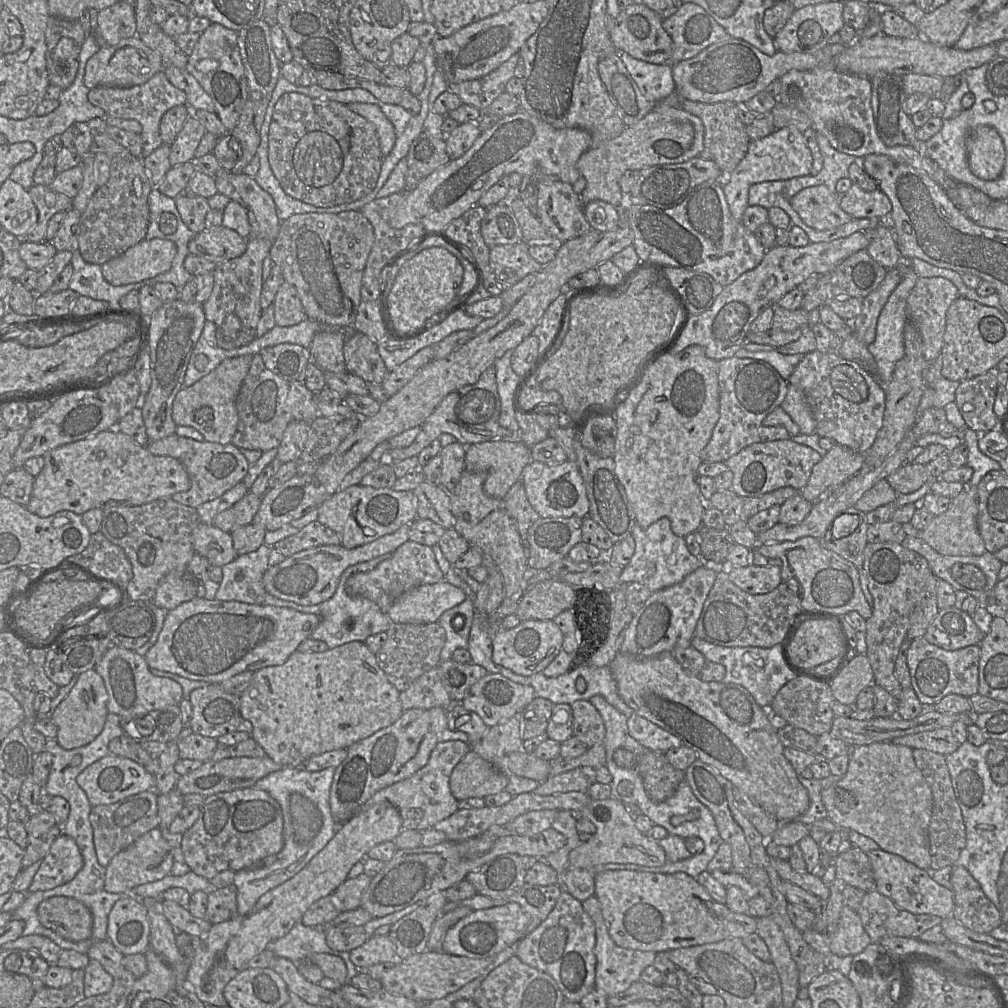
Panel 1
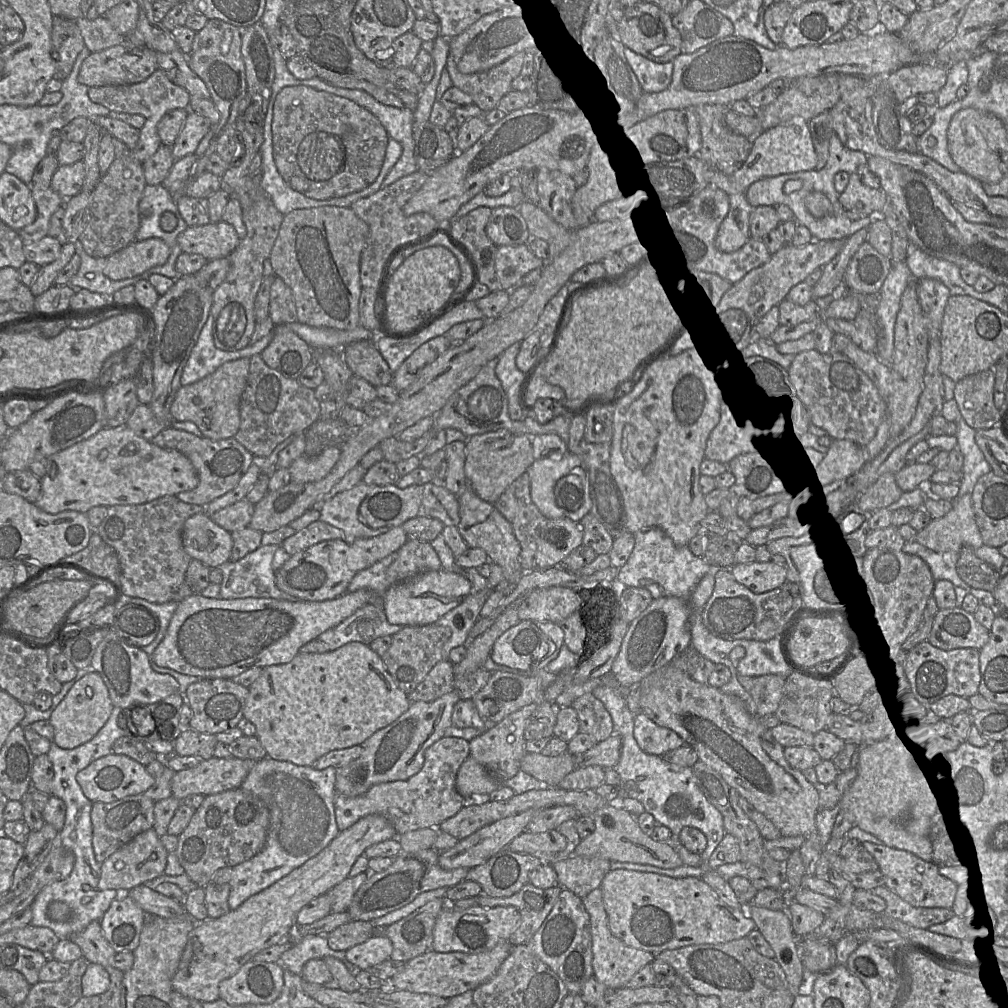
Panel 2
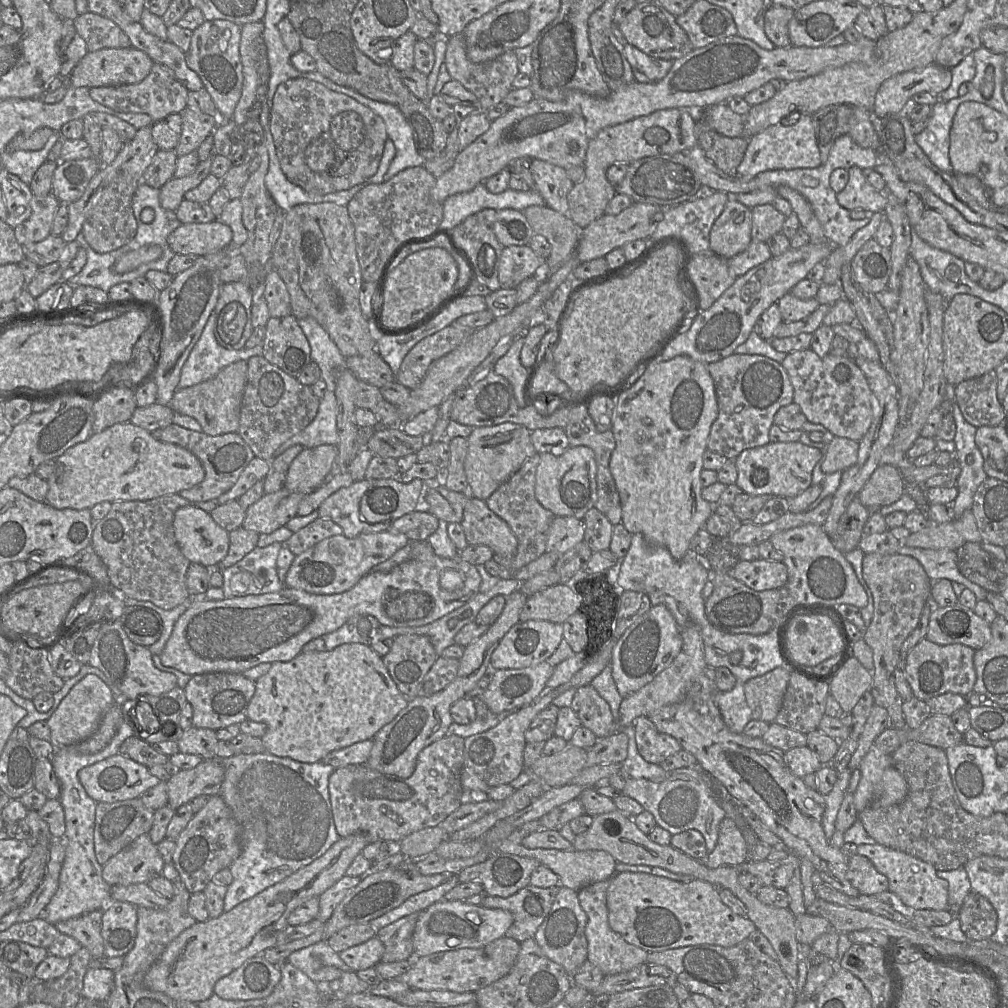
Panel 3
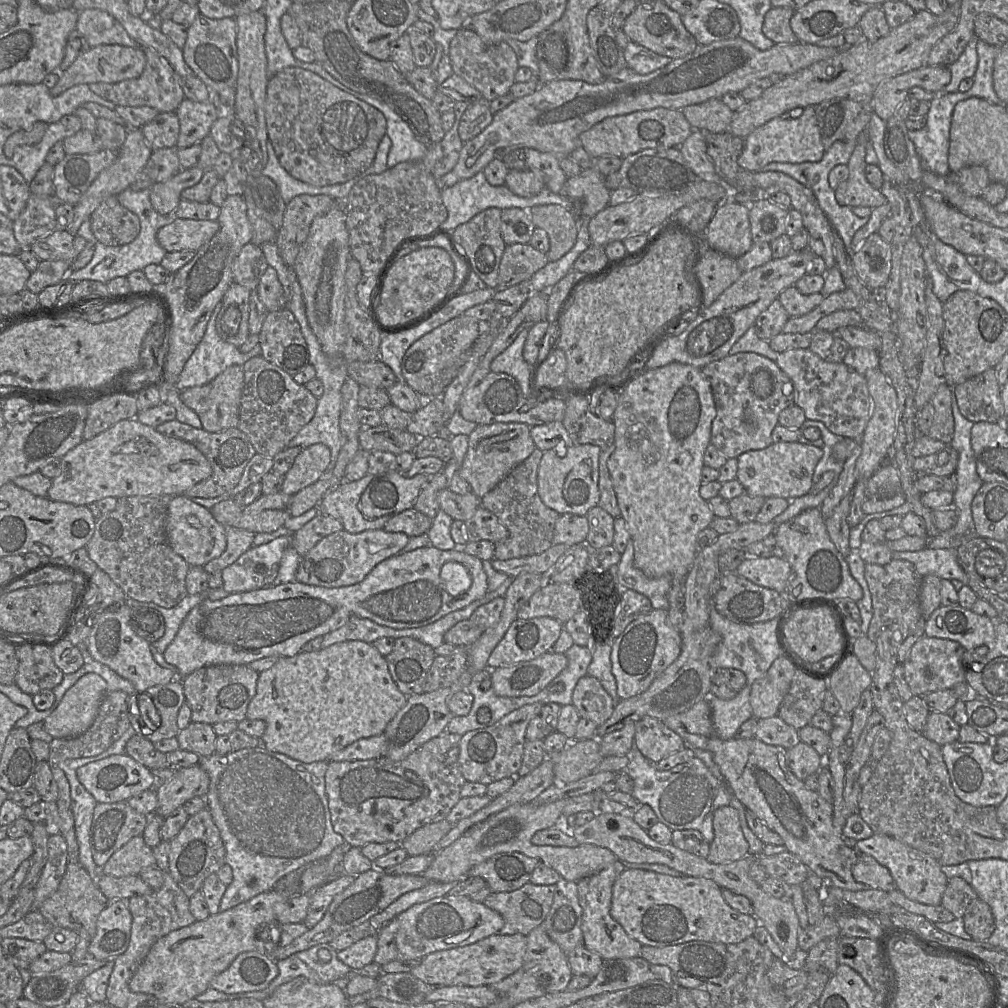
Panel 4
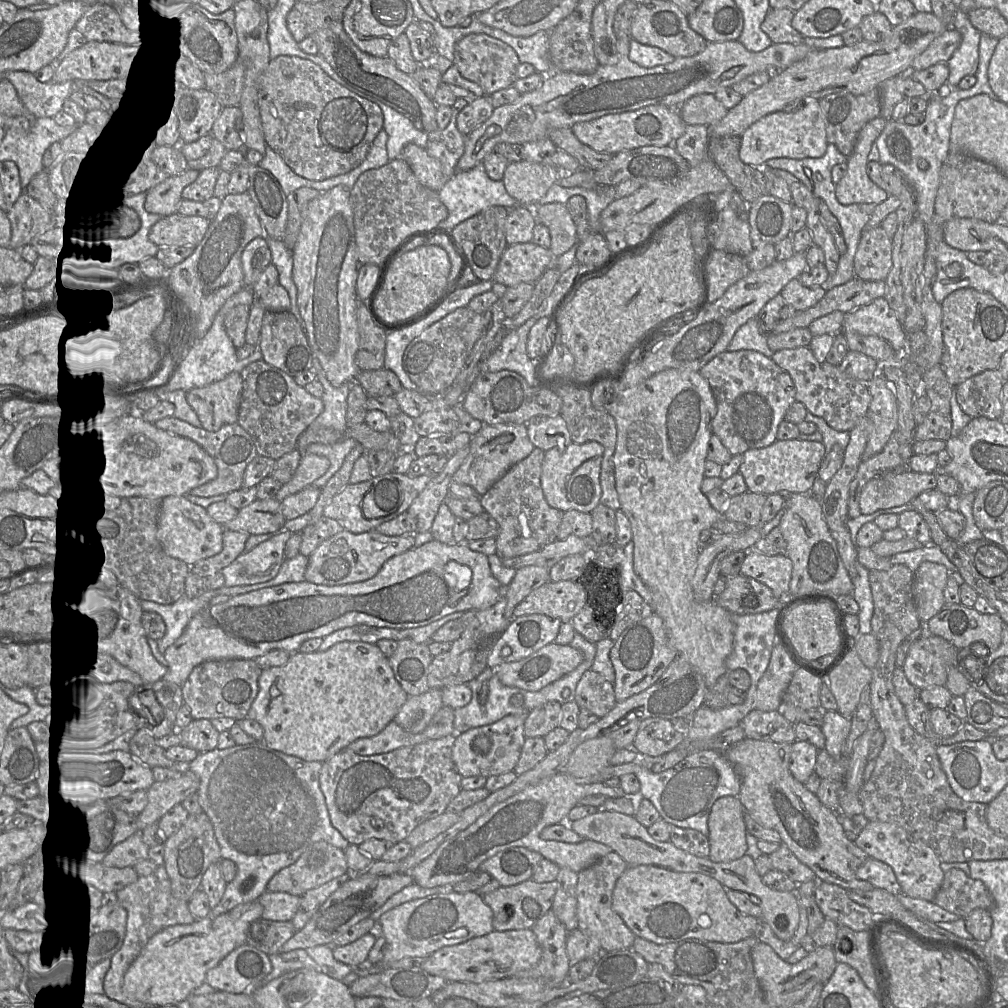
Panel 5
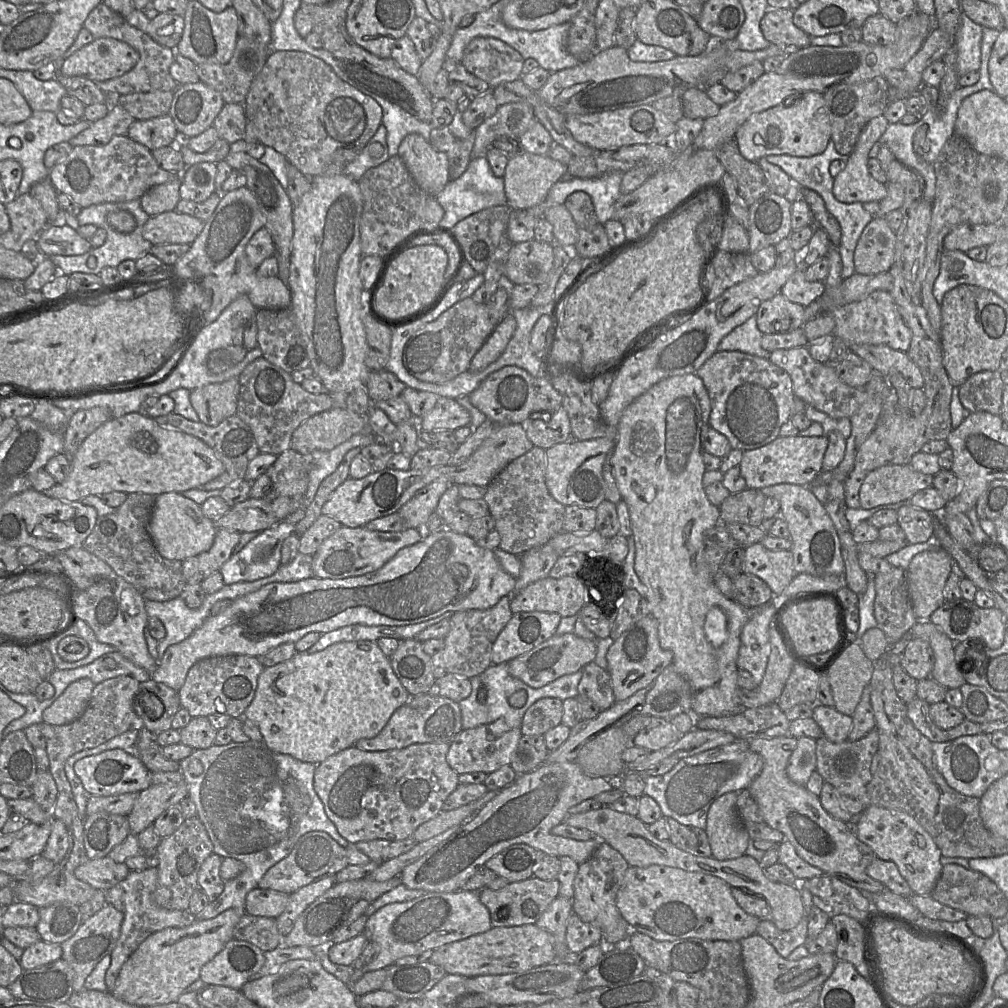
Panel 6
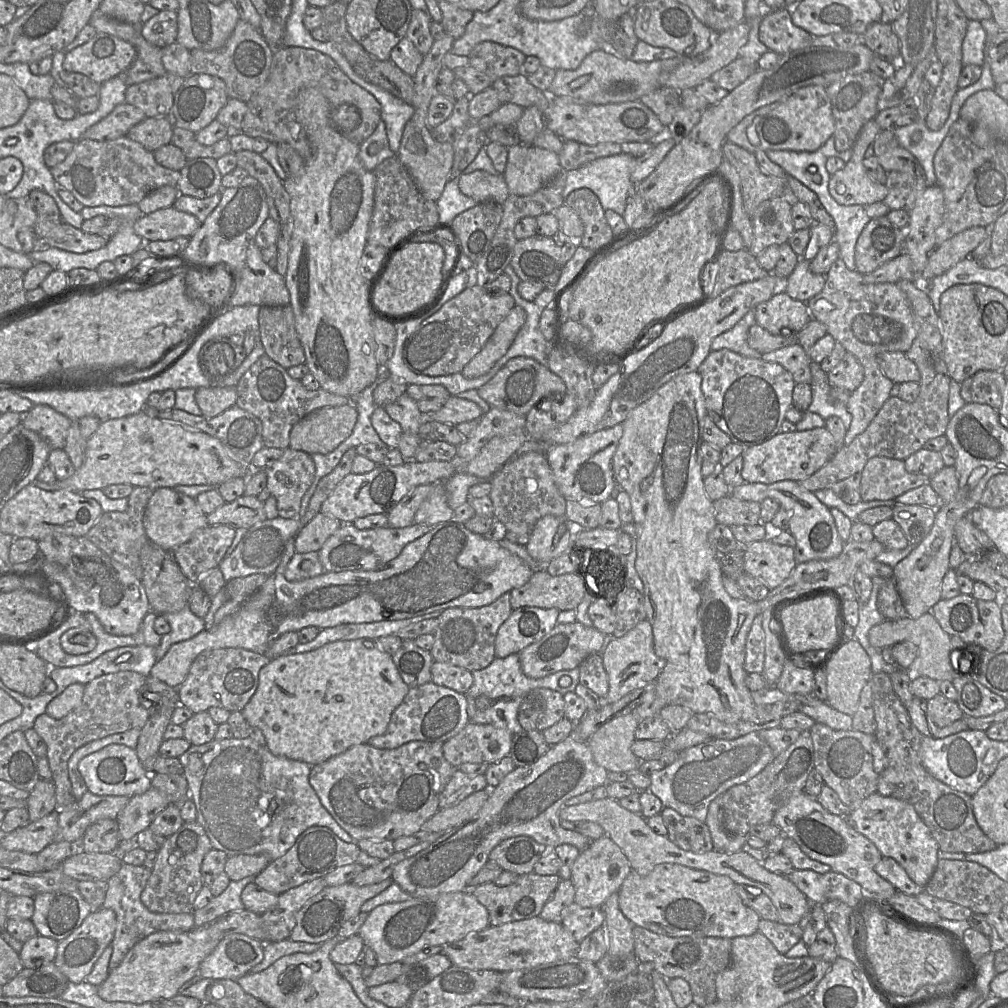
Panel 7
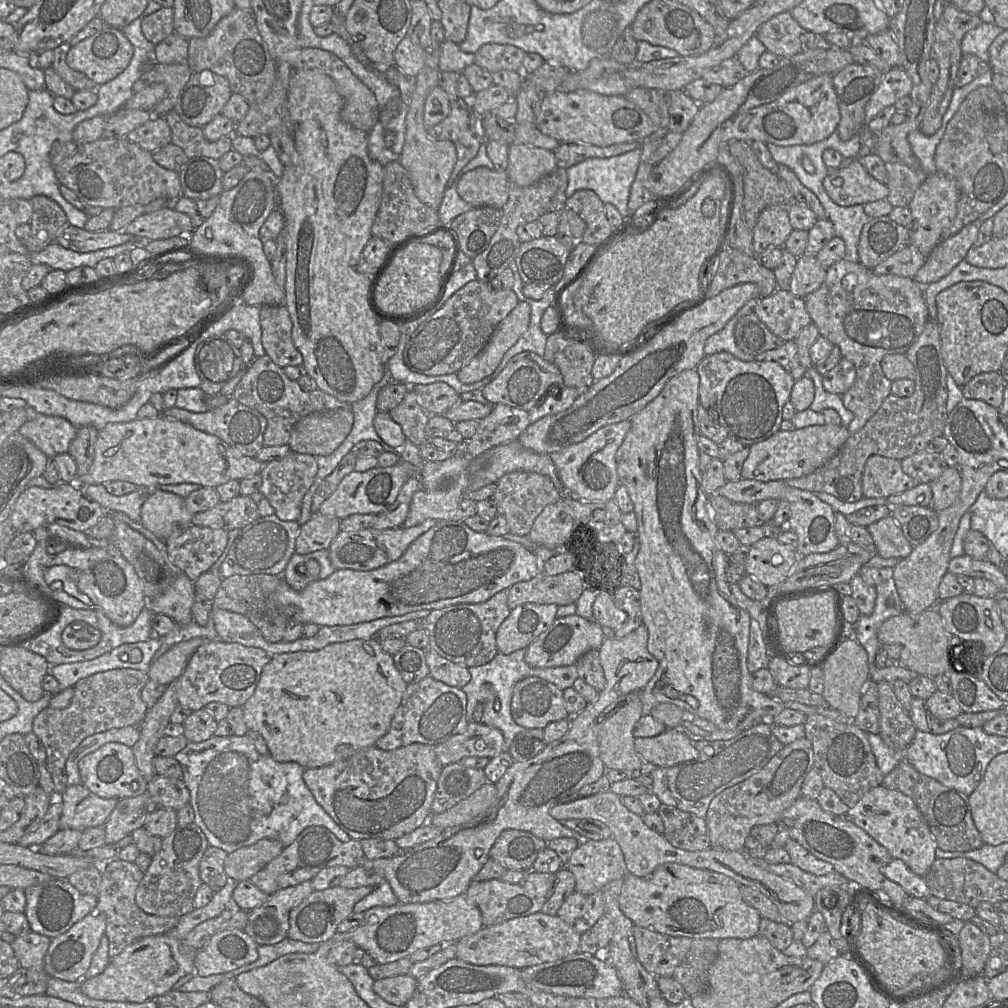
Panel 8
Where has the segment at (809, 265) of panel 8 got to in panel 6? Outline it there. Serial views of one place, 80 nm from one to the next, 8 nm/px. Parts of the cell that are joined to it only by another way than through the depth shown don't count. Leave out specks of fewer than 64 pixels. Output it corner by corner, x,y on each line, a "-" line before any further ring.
801,266
789,277
780,293
789,301
807,307
824,293
825,288
823,281
807,281

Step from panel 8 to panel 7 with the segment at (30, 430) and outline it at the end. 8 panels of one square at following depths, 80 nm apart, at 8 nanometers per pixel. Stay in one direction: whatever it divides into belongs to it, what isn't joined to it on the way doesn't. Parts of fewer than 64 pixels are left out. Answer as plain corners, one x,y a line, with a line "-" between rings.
34,405
23,415
25,428
37,432
52,449
64,449
66,437
72,421
48,405

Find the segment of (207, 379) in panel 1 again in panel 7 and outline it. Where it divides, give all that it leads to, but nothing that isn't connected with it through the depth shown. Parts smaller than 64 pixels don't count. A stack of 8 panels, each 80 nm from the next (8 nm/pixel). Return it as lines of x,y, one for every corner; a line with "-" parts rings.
236,386
228,387
200,387
195,391
195,400
202,415
206,418
213,418
236,405

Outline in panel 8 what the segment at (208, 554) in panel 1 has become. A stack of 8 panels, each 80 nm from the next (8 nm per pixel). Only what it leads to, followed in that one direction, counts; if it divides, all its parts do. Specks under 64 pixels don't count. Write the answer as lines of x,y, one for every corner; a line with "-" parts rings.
157,488
150,492
142,505
141,524
165,542
173,533
179,533
184,528
193,525
193,515
186,509
183,497

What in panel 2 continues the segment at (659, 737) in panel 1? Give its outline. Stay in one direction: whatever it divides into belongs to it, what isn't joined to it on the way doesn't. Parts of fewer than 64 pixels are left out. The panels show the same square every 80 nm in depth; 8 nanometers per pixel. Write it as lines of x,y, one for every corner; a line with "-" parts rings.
643,712
634,715
633,734
642,751
656,756
663,756
685,744
676,732
657,725

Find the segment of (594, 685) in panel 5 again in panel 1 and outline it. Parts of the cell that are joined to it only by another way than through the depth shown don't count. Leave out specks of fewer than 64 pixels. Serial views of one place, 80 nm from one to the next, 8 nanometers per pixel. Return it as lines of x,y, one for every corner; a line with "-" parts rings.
590,700
575,701
571,708
574,715
574,737
588,748
603,744
606,738
605,723

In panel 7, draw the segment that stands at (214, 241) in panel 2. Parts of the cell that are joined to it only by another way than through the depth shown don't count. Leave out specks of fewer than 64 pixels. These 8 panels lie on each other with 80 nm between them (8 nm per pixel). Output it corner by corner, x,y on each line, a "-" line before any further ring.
173,206
145,214
134,223
134,230
144,242
167,241
184,236
190,238
201,226
192,214

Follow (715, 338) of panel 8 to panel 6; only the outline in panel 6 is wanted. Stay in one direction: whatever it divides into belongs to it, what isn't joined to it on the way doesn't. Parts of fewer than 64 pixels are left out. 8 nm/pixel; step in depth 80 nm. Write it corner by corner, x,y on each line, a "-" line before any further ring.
755,315
751,316
723,337
718,345
718,351
740,351
768,359
770,352
762,348
762,336
763,333
757,327

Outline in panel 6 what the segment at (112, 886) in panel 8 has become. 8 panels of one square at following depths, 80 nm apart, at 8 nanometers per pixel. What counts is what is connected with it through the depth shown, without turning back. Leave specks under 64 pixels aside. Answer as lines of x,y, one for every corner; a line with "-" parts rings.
148,867
142,871
132,870
128,876
114,887
105,891
106,903
113,905
124,914
119,939
111,953
111,964
105,974
107,991
111,992
115,987
116,980
123,964
138,948
138,946
151,934
165,928
183,928
193,924
195,915
189,910
164,909
153,900
153,892
157,884
157,867

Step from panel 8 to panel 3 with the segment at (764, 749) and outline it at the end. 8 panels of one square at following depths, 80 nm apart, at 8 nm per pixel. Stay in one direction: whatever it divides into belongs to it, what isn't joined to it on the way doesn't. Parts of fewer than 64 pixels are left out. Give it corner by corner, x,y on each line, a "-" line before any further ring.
633,725
622,728
628,736
627,758
621,763
620,774
625,779
622,794
636,800
644,810
651,812
657,825
675,835
689,829
698,830
704,837
710,854
718,840
719,825
726,817
724,809
711,795
698,765
665,770
660,764
647,762
640,755

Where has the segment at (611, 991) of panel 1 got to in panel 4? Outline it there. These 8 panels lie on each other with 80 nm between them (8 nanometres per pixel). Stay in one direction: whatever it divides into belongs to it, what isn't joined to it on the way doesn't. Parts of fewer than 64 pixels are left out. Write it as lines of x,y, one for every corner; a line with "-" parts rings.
617,859
602,871
577,882
578,901
582,908
583,943
588,950
598,954
603,960
638,957
641,952
642,945
630,937
610,914
612,888
618,876
625,869
625,865

